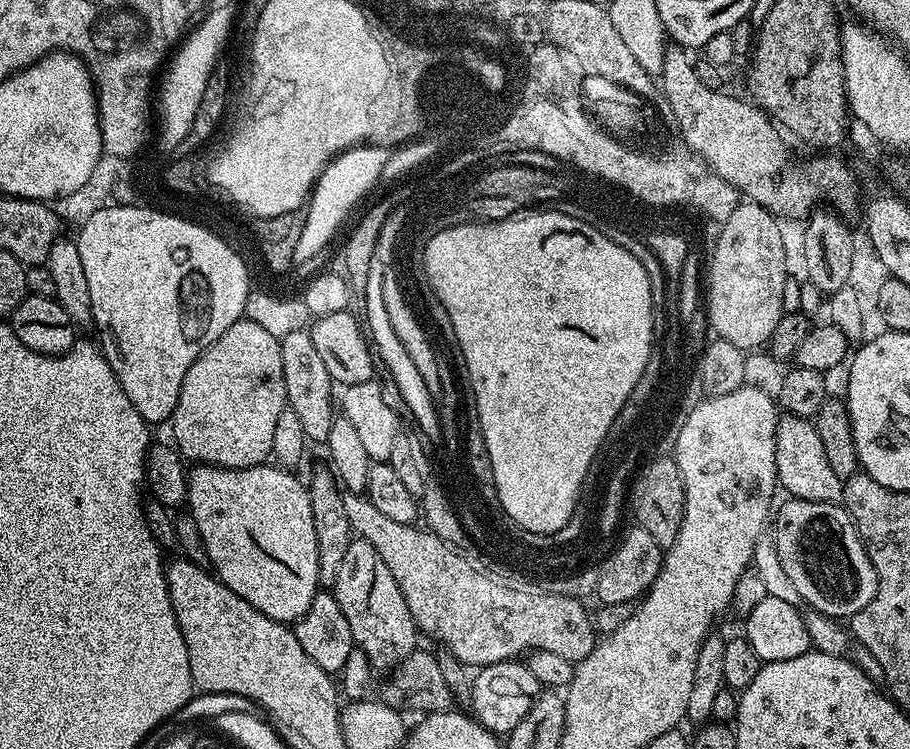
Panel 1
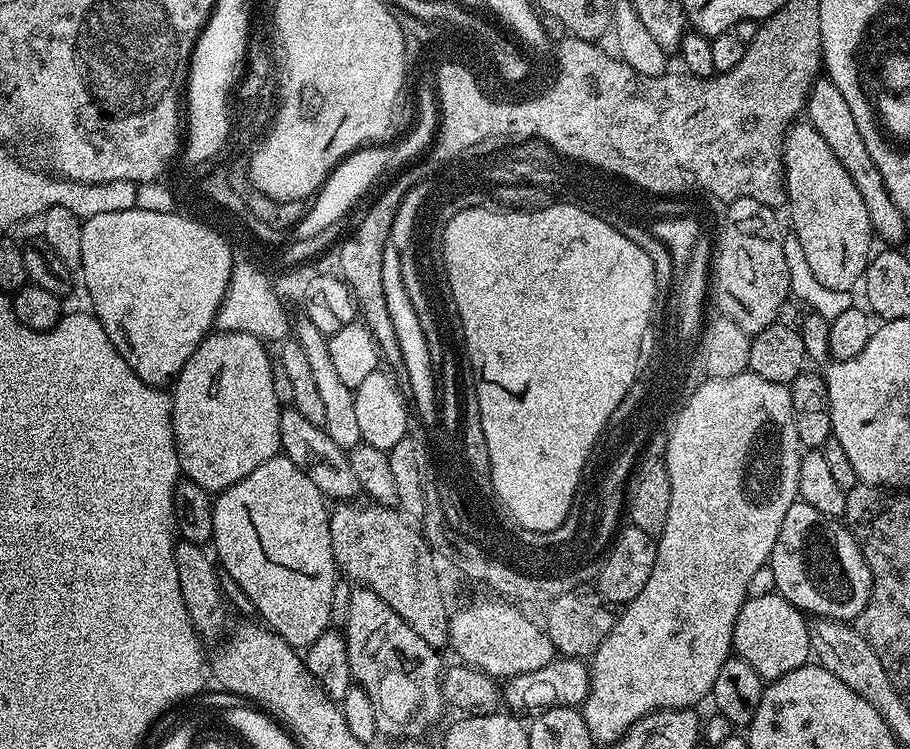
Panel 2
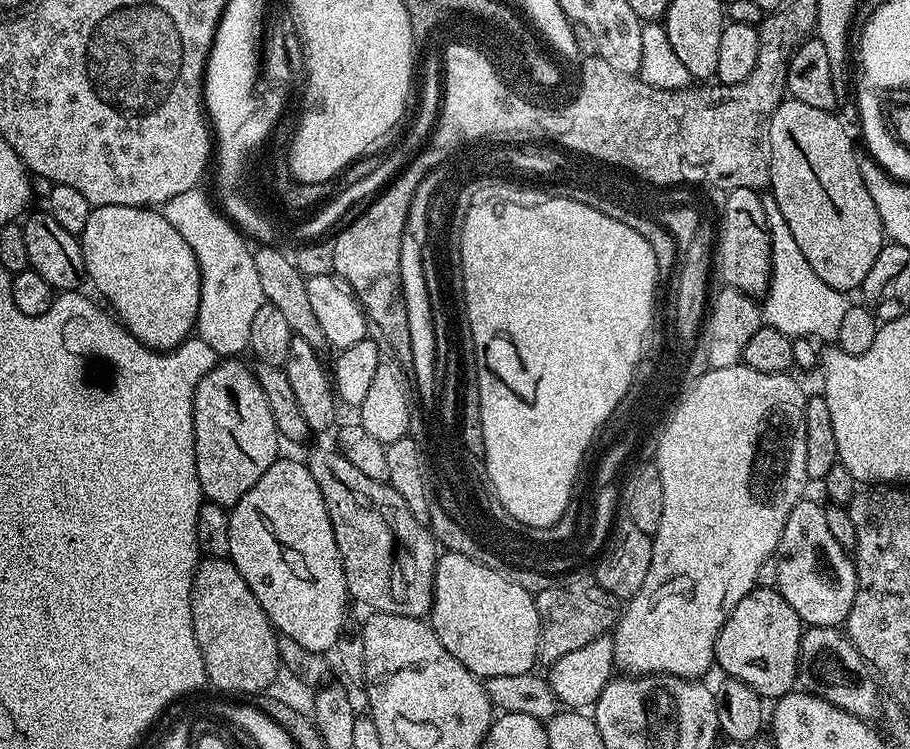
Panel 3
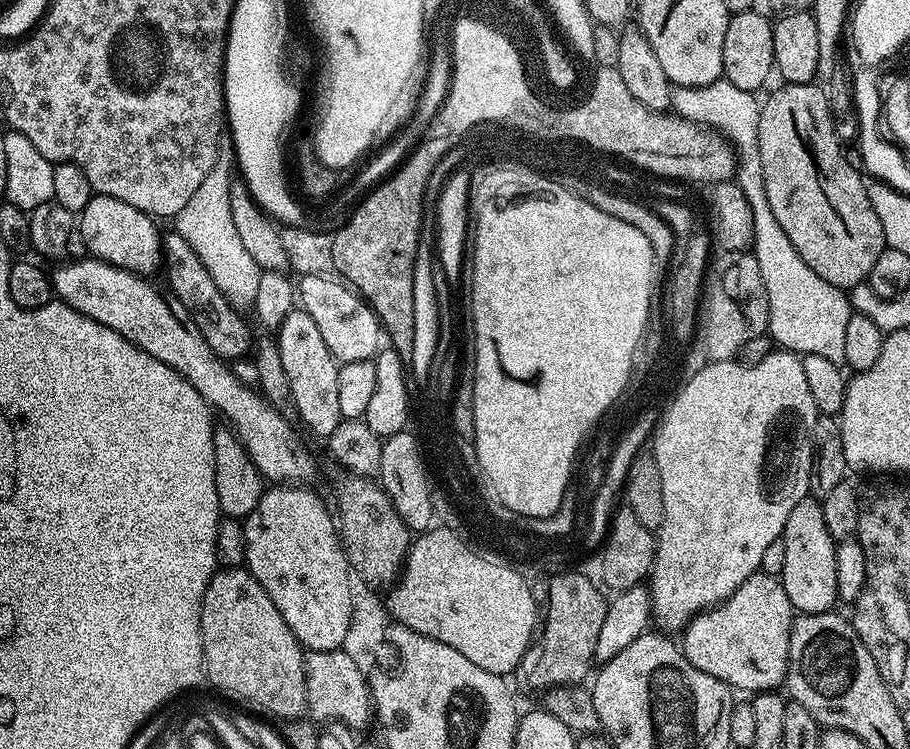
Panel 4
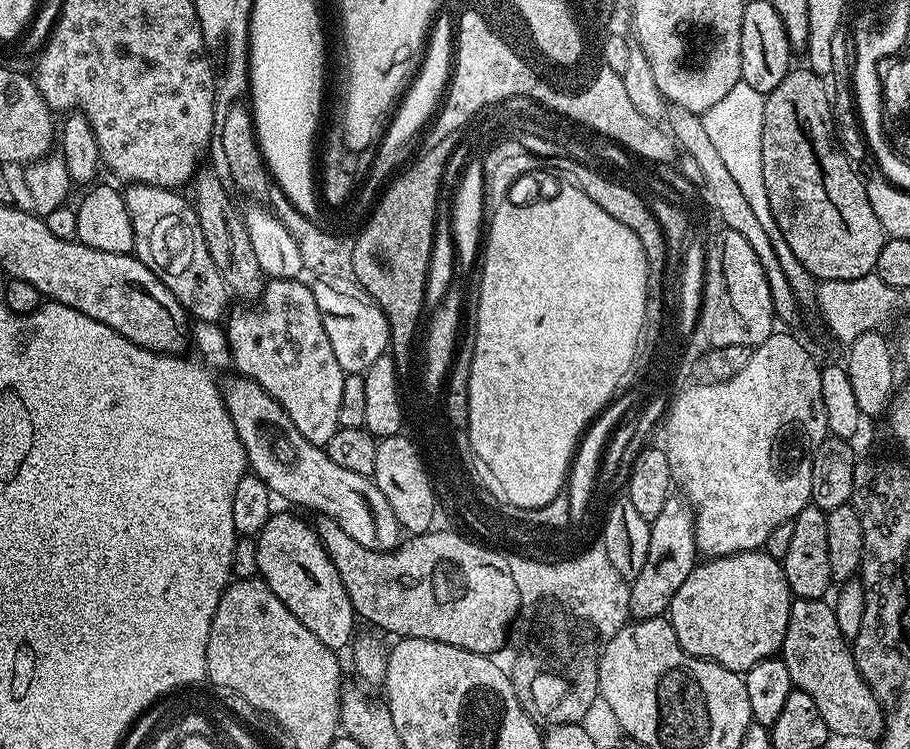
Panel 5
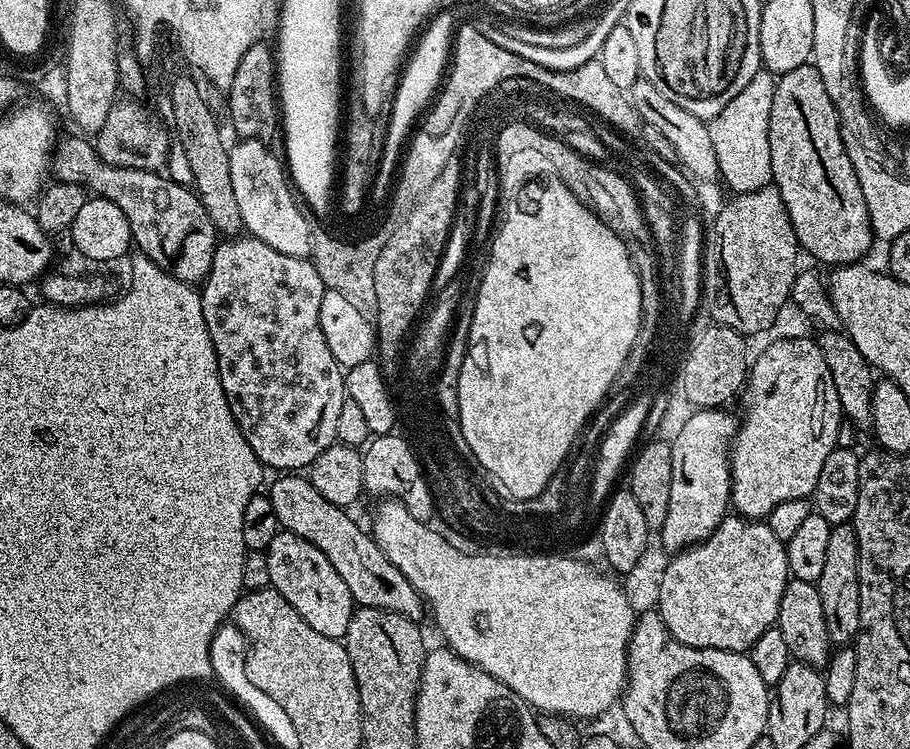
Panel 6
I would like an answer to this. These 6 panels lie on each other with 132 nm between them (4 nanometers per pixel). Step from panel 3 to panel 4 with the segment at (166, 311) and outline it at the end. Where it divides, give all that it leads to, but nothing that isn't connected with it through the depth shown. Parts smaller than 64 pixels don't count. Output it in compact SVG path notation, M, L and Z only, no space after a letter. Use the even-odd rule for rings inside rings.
M93 194L78 214L78 223L85 249L95 259L141 274L152 274L155 268L157 271L161 267L162 232L156 229L157 221L130 206L130 202Z

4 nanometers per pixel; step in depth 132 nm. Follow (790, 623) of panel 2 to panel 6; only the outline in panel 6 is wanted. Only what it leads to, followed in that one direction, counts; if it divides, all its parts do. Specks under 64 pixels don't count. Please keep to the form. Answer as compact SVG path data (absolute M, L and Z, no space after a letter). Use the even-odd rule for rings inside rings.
M729 514L705 540L669 559L662 579L658 611L670 634L686 646L747 653L754 642L775 625L782 590L786 590L789 579L785 541L774 538L774 530L770 530L763 519Z

